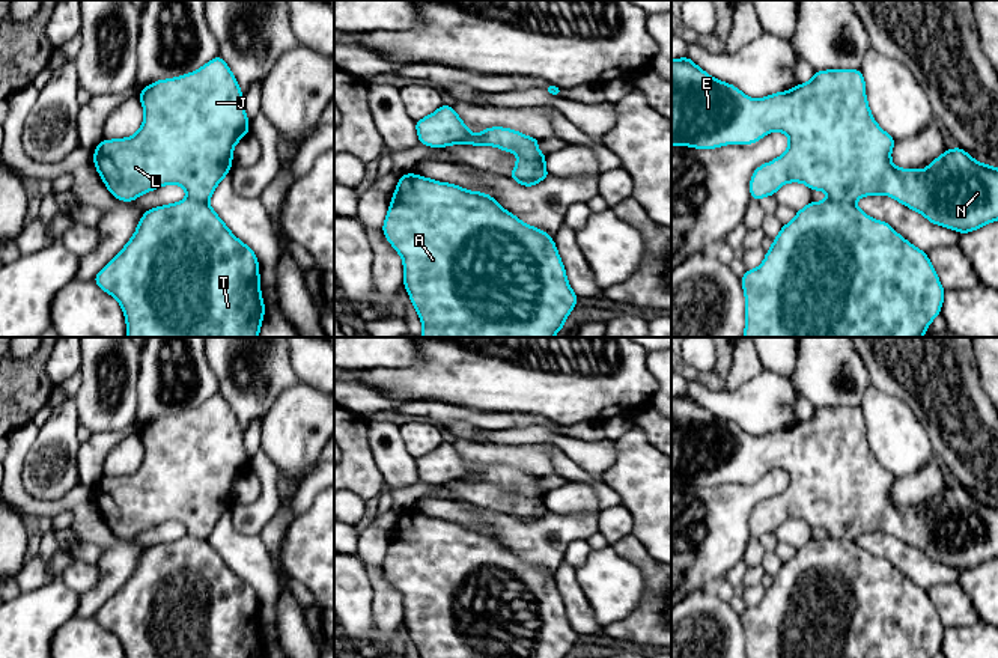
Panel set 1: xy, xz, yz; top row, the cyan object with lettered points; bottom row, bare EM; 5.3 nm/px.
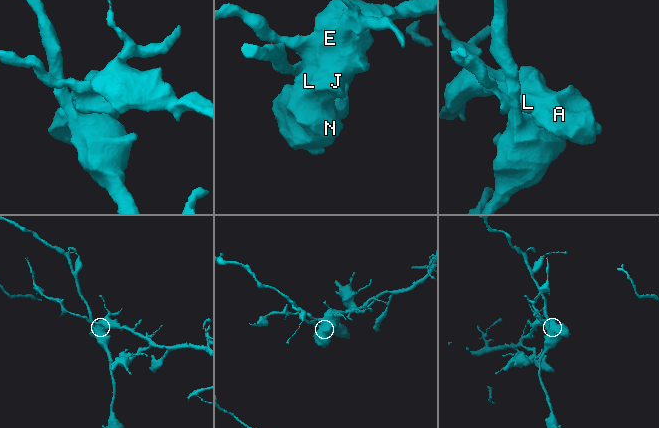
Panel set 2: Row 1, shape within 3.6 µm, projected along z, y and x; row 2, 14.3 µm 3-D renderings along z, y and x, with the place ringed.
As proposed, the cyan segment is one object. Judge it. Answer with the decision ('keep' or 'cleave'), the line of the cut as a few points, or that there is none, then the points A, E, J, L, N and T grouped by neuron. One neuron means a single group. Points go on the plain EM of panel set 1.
cleave | yz (828, 535), (854, 541) | A E J L N / T

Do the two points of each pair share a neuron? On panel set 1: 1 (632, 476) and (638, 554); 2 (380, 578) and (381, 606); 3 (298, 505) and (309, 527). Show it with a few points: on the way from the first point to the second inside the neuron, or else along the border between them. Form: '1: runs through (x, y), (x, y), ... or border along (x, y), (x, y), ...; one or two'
1: border along (631, 533), (655, 559); two
2: runs through (381, 584), (381, 600); one
3: border along (318, 491), (313, 502), (291, 524), (282, 542); two

